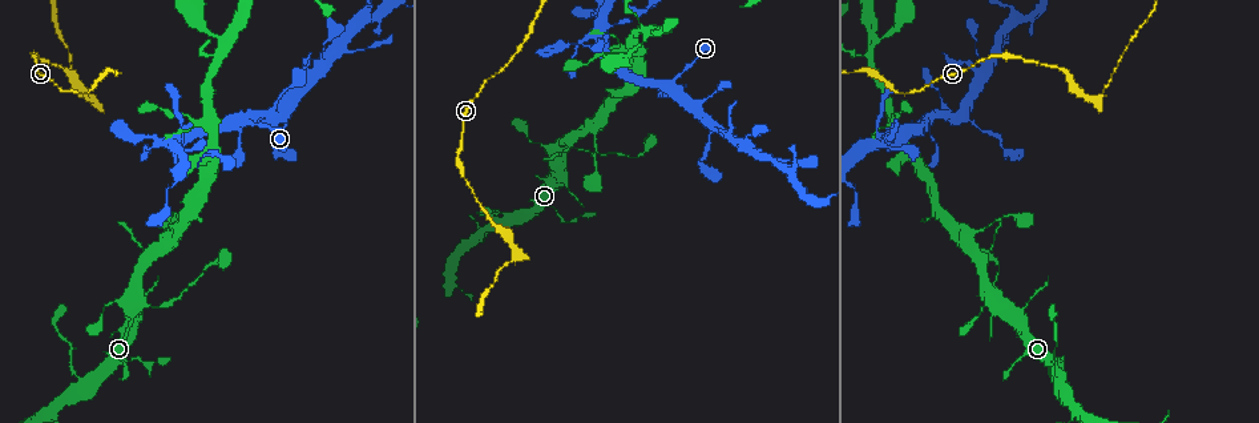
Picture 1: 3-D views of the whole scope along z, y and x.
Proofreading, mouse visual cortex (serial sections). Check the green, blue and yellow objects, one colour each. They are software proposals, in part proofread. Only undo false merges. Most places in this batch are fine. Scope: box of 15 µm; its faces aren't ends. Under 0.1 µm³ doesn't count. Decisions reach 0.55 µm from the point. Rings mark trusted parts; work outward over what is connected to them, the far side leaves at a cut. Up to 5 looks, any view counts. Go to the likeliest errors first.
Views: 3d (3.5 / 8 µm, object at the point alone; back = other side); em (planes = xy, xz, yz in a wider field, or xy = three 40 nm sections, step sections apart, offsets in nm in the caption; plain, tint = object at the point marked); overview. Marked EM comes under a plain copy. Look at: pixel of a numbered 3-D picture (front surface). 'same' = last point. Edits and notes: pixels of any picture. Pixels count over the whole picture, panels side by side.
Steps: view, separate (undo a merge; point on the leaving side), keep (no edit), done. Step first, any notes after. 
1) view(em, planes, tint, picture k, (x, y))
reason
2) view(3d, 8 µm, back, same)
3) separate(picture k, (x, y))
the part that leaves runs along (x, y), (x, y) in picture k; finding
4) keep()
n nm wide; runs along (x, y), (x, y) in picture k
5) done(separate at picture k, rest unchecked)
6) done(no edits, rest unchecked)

view(3d, 3.5 µm, picture 1, (1093, 98))
calibre changes

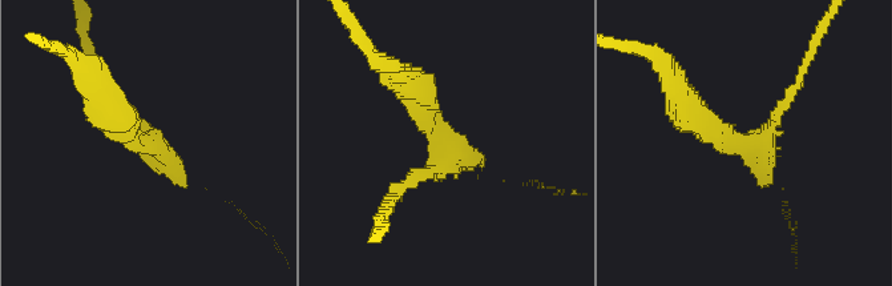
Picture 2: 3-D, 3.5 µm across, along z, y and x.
view(em, planes, tint, picture 2, (443, 142))
now the EM

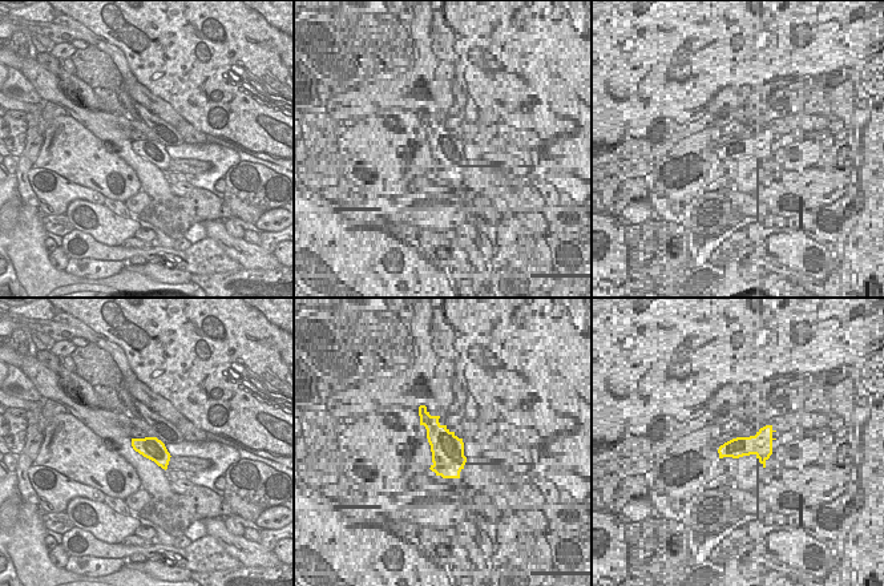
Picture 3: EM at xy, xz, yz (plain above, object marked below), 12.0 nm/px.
keep()
280 nm wide; runs along (681, 100), (762, 141), (788, 96) in picture 2; one cell here

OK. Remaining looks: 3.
view(3d, 3.5 µm, picture 1, (216, 53))
looks like a crossing

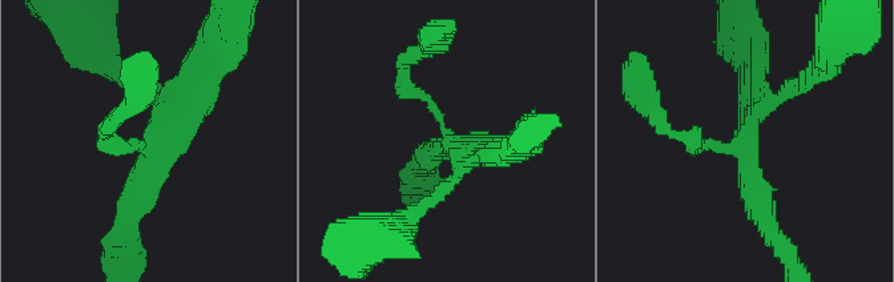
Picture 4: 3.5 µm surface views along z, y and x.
view(em, xy, step 5, tint, picture 4, (748, 136))
4 arms; arms of 150, 150, 300, 350 nm

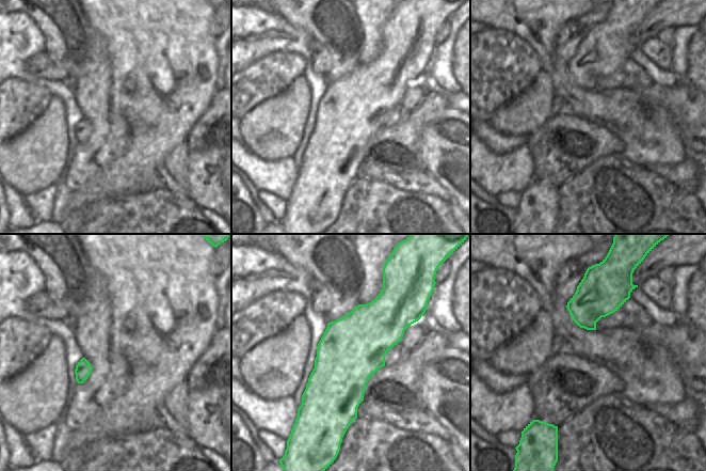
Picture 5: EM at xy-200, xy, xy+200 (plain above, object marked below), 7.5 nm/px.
keep()
runs along (761, 216), (748, 129), (802, 84) in picture 4; all the same cell

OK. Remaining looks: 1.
done(no edits, rest unchecked)

